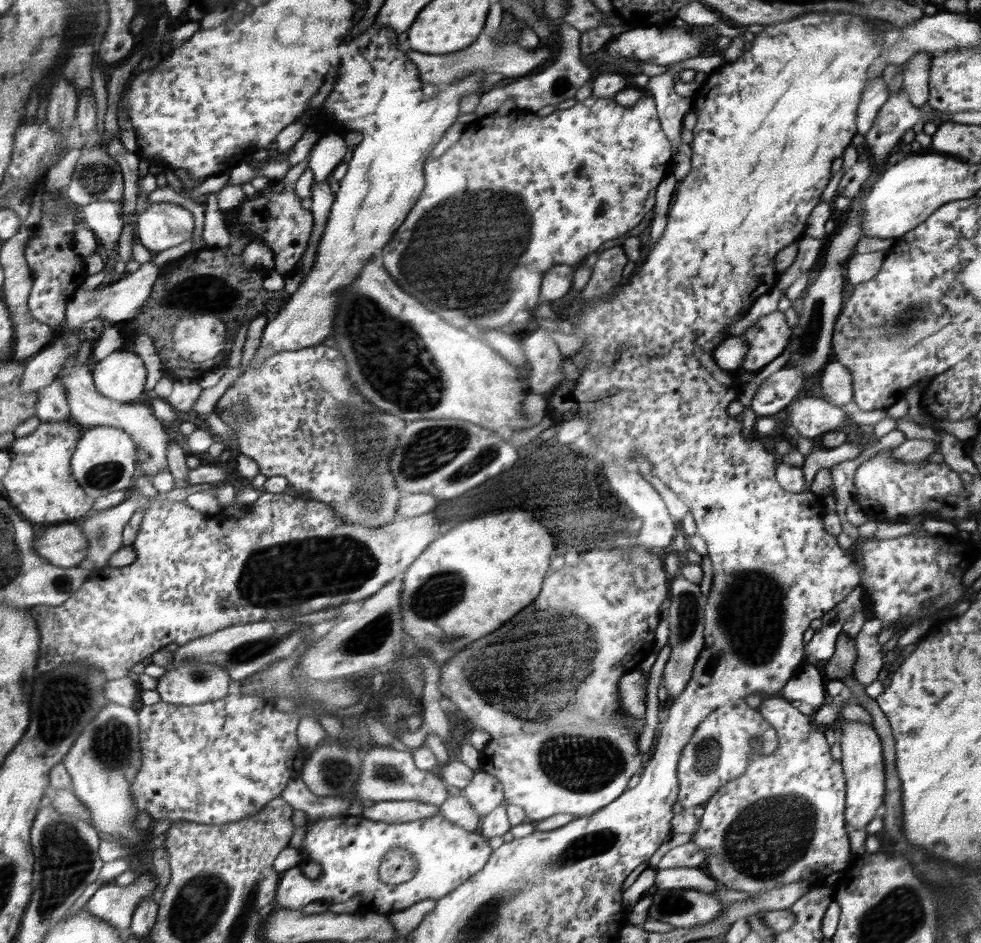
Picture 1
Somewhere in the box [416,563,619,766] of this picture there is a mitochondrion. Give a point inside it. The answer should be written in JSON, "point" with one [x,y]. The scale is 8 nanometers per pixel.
{"point":[488,670]}

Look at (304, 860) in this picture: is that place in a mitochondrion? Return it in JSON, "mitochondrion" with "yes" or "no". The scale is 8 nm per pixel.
{"mitochondrion":"no"}

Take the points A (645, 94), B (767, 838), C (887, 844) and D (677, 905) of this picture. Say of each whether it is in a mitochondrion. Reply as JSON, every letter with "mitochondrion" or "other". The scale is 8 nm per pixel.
{"A":"other","B":"mitochondrion","C":"other","D":"other"}

